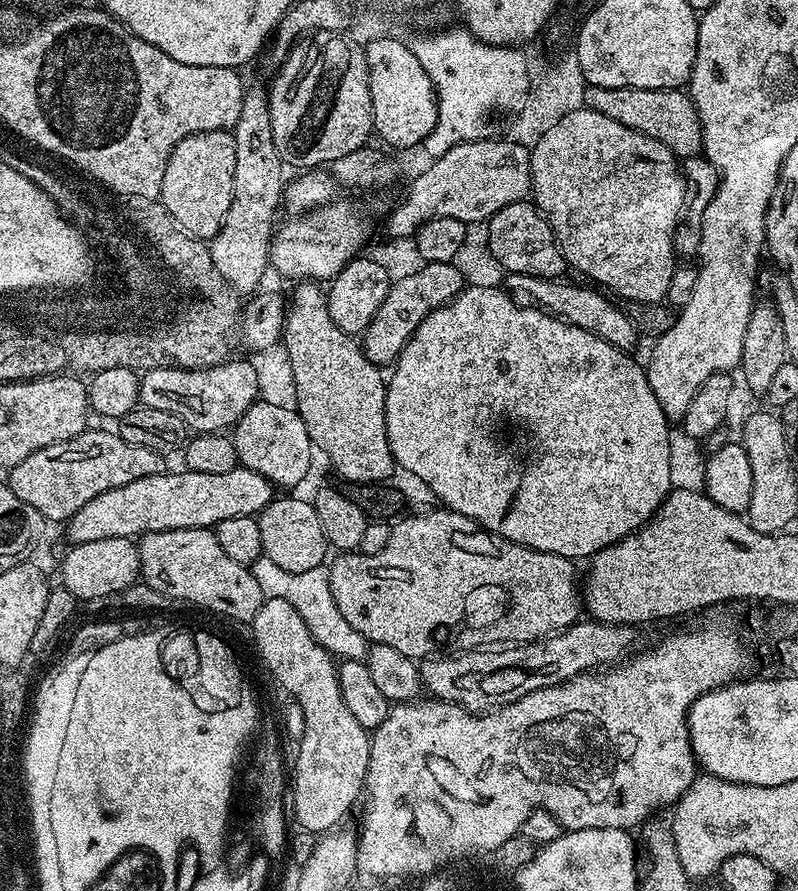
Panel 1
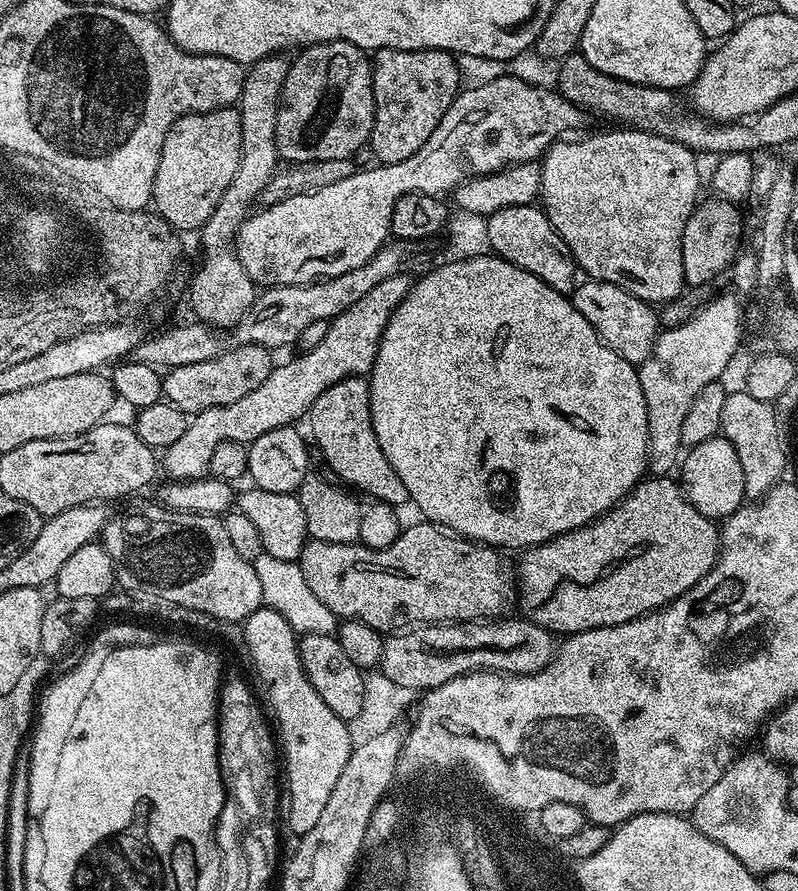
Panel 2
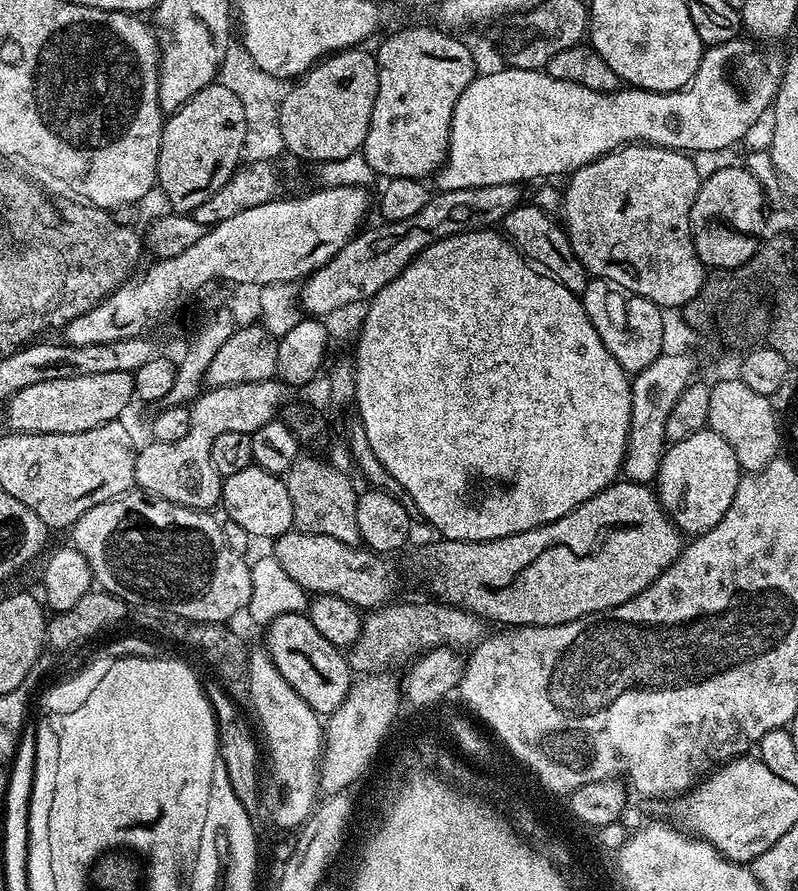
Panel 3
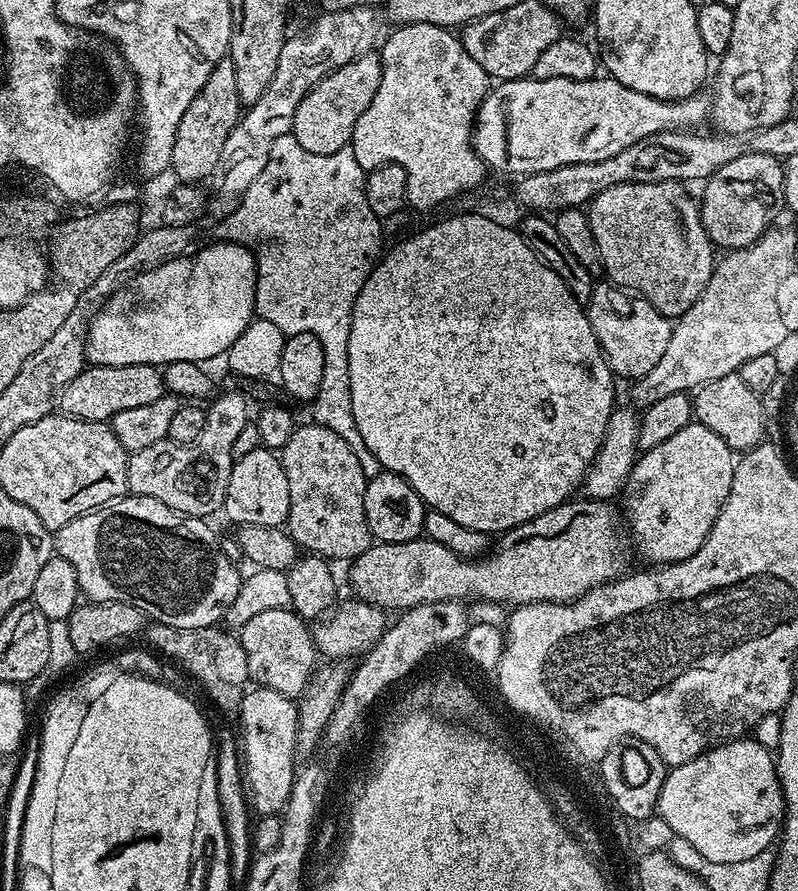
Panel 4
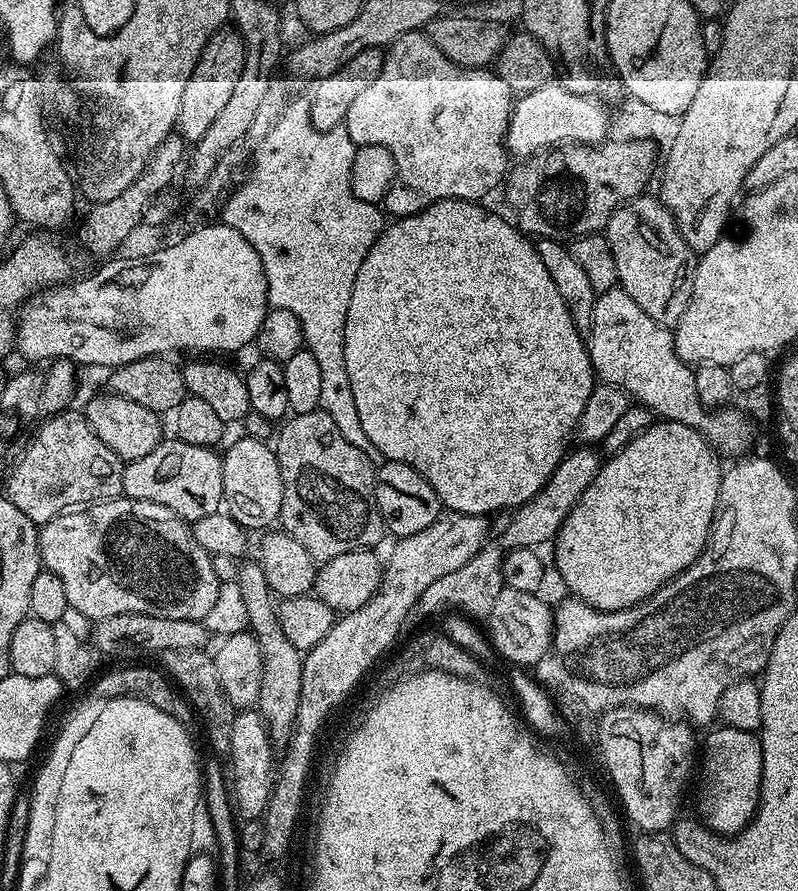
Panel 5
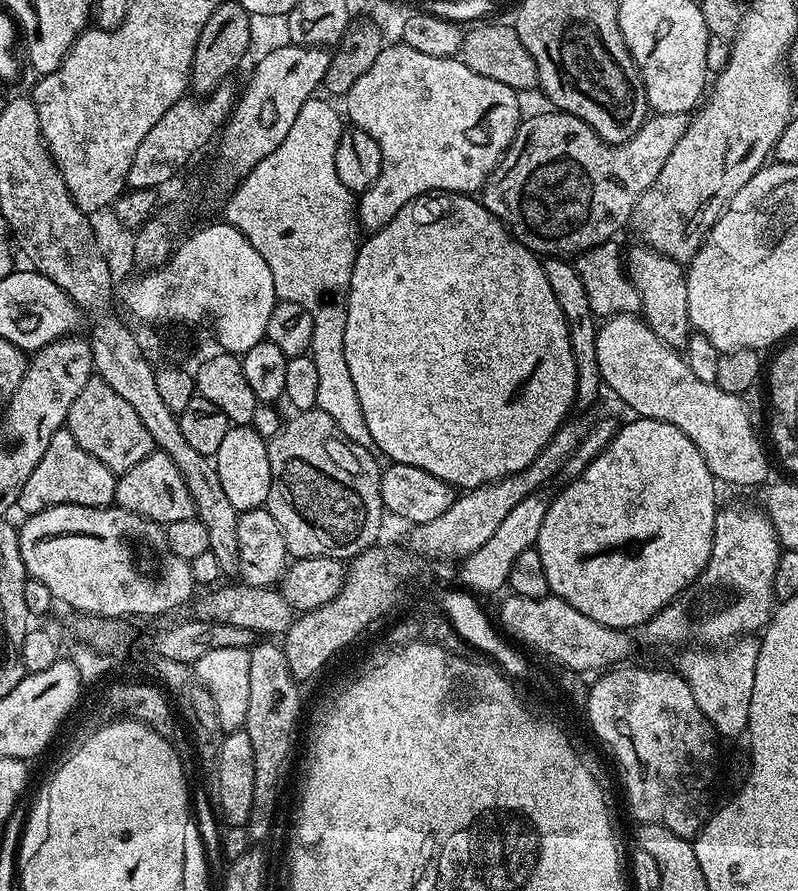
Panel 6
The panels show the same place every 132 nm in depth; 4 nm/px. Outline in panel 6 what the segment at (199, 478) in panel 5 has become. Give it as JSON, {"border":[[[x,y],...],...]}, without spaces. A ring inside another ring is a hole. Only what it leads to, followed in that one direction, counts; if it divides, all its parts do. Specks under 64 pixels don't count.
{"border":[[[154,450],[138,466],[119,473],[116,481],[115,507],[125,508],[156,524],[167,526],[174,522],[190,520],[196,516],[196,507],[190,498],[190,490],[174,462],[164,452]]]}

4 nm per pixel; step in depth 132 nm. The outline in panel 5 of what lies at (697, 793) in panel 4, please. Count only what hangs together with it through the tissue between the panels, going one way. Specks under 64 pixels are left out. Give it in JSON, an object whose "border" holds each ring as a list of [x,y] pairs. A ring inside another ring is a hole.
{"border":[[[719,727],[707,736],[706,744],[702,746],[704,782],[698,814],[713,833],[733,836],[749,824],[760,802],[762,748],[757,733]]]}

